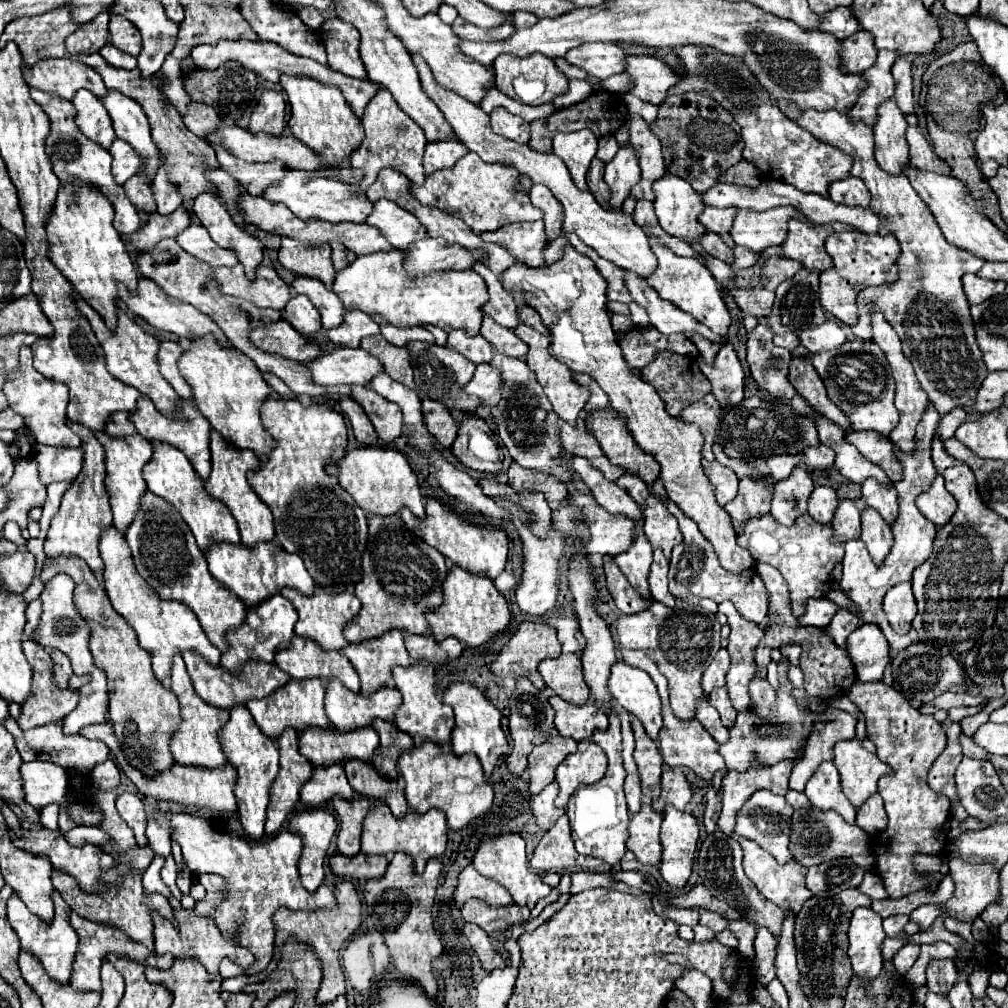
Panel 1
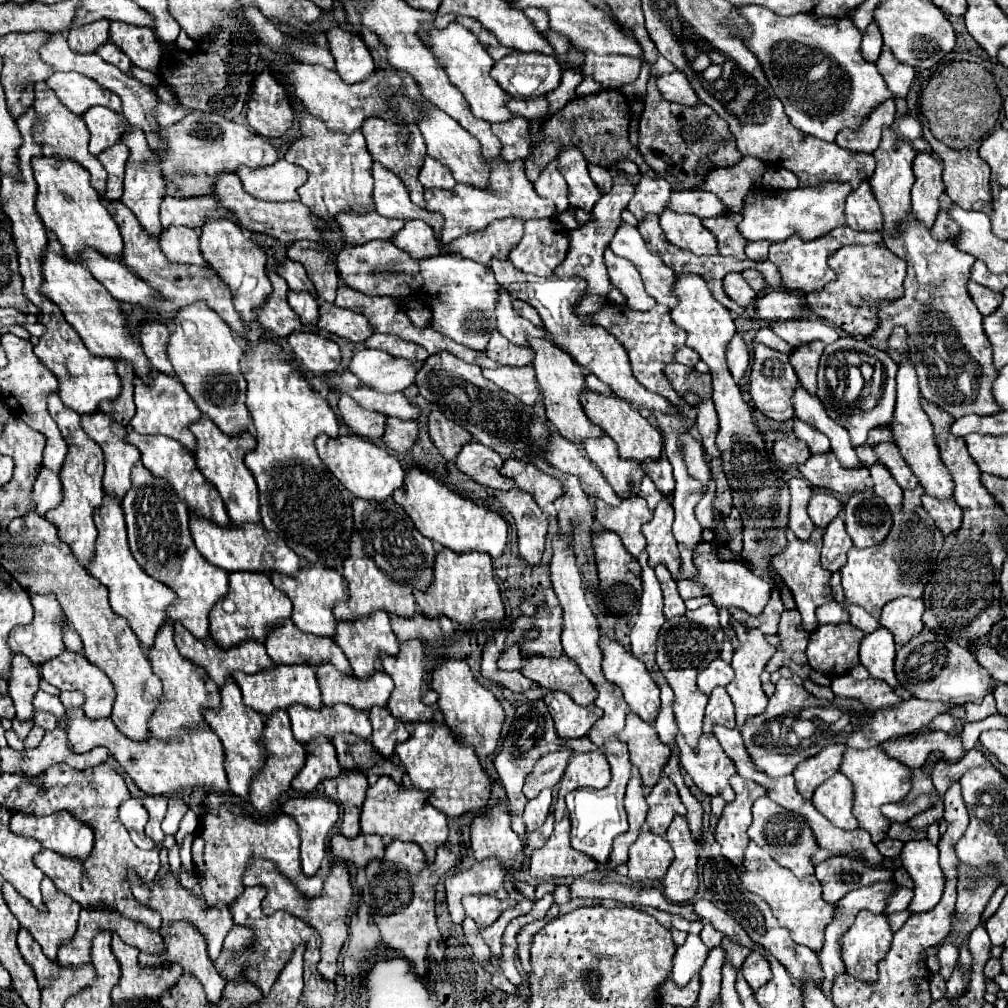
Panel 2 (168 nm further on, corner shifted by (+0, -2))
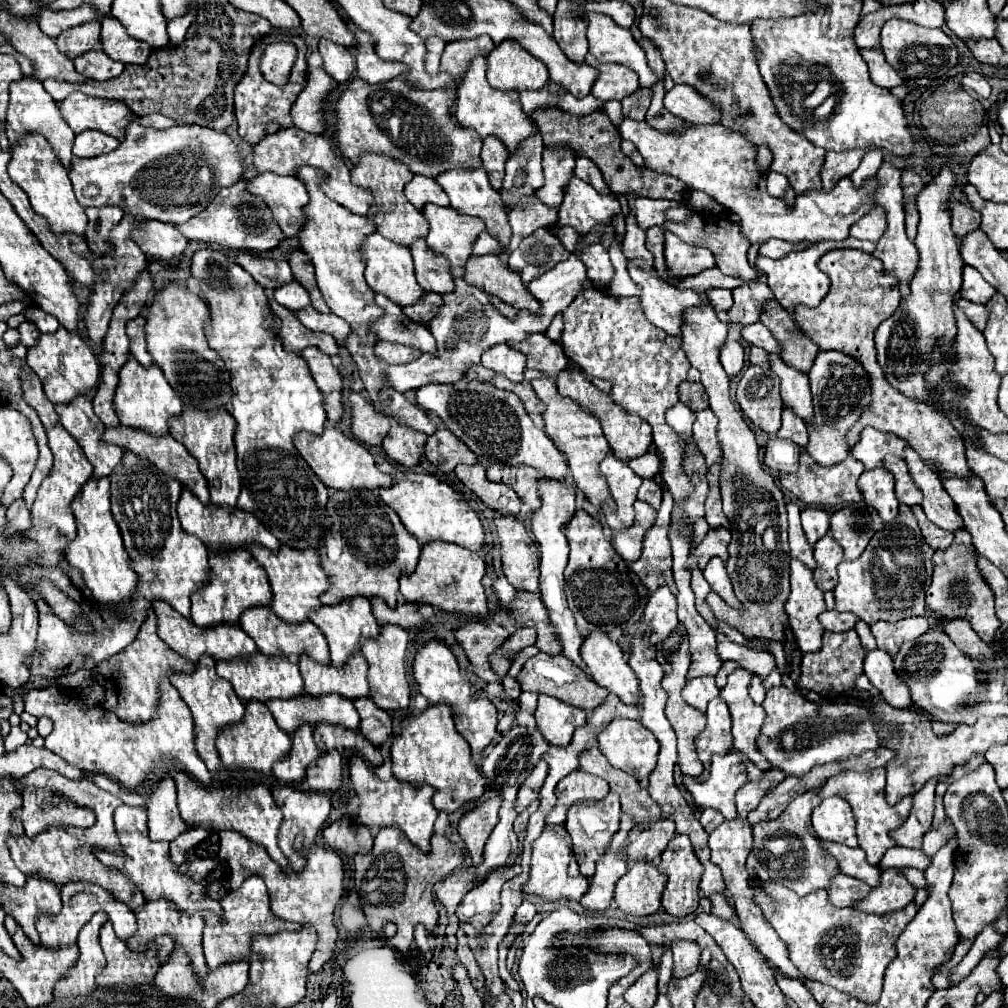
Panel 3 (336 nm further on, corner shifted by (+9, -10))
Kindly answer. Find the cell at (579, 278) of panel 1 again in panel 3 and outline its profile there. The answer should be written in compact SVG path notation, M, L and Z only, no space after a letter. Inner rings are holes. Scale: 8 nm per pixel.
M495 254L471 256L465 264L463 278L467 280L467 284L477 286L485 294L501 298L503 302L511 304L517 310L529 310L529 312L539 310L539 302L527 292L519 276L511 272L507 266L503 266Z

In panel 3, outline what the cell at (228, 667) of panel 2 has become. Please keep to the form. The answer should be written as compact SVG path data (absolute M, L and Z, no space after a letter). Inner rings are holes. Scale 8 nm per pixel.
M157 600L153 604L153 610L155 610L155 616L157 616L159 638L169 648L173 648L175 652L179 652L181 656L185 656L193 662L197 662L201 658L201 654L209 654L215 660L225 660L225 658L231 658L231 656L249 656L249 654L255 654L255 650L257 650L255 642L239 626L219 624L215 628L199 628L199 626L193 624L193 620L189 620L185 616L179 616L179 612L175 612L175 608L167 606L167 602L163 602L163 600Z

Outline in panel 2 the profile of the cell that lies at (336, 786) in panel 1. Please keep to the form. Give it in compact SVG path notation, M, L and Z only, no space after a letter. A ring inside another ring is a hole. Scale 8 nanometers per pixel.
M316 740L316 744L308 744L306 752L308 752L308 760L292 780L292 788L302 794L314 792L322 784L322 780L338 778L342 774L332 742Z

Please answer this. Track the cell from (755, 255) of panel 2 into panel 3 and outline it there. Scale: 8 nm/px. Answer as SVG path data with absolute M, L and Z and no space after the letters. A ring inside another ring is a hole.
M767 240L763 244L763 248L759 250L759 254L763 256L769 256L769 258L783 258L791 252L801 252L805 248L809 248L811 242L799 242L799 244L791 244L791 242L785 242L785 240Z

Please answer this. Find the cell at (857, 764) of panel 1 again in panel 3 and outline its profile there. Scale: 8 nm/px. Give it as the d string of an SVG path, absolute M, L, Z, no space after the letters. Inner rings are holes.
M875 768L871 772L841 772L839 776L833 776L831 780L827 780L819 790L819 796L841 796L843 800L847 800L853 808L855 820L857 820L857 838L859 838L859 846L865 850L867 860L873 866L879 866L881 858L885 856L885 852L895 844L895 840L891 838L891 832L899 828L899 824L903 824L903 820L907 820L909 812L911 812L911 796L905 796L899 804L889 806L885 800L885 768Z

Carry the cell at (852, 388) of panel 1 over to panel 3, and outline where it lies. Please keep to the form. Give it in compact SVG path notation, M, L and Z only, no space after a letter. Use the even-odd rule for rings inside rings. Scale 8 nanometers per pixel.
M819 352L813 368L809 370L809 388L813 396L813 422L807 424L809 442L805 450L819 466L833 466L847 458L849 448L845 444L847 430L859 420L863 410L871 402L869 380L861 364L841 352Z

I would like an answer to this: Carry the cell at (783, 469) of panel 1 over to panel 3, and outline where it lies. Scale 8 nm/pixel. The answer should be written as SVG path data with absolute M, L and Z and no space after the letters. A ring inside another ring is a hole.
M771 436L765 450L765 464L775 472L795 472L799 466L801 448L791 440Z

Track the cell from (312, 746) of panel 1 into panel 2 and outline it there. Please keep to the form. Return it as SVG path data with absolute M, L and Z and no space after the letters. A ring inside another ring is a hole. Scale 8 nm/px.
M292 708L288 712L294 738L306 746L316 736L332 740L336 734L356 734L364 740L372 738L372 724L368 712L352 712L352 708L324 708L322 712L312 712L310 708Z

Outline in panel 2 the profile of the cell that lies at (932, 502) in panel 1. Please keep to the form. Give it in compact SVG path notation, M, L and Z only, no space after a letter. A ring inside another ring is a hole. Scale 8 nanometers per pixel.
M924 494L924 496L922 496L922 506L924 506L924 510L930 514L930 518L932 518L934 524L936 524L936 528L938 528L942 534L950 534L950 532L954 532L954 530L960 528L962 510L960 510L960 506L956 504L954 498L940 500L940 498L934 498L934 496Z

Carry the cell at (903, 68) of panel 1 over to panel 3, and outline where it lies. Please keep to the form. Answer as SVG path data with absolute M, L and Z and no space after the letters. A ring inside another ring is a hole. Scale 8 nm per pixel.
M871 48L871 50L859 50L863 60L869 64L869 72L871 72L871 80L881 86L891 90L893 86L903 84L903 80L899 78L899 74L895 72L895 68L891 68L891 64L885 60L883 52L879 48Z

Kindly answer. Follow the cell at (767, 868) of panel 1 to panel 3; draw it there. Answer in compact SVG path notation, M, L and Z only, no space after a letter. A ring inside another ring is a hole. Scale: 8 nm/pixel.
M779 882L757 884L755 902L779 938L787 944L791 962L805 978L823 982L867 1004L875 1004L879 1000L885 968L895 958L895 940L919 910L915 902L907 904L903 910L881 916L859 912L855 908L839 910L831 906L825 890L799 898Z

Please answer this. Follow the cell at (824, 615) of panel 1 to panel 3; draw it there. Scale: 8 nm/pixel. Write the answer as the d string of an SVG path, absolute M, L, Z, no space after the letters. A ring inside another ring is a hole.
M831 610L831 612L823 612L823 614L819 616L819 620L821 620L823 628L829 630L829 632L847 632L847 630L855 628L859 616L855 616L855 614L847 614L847 612L839 614L839 612Z

